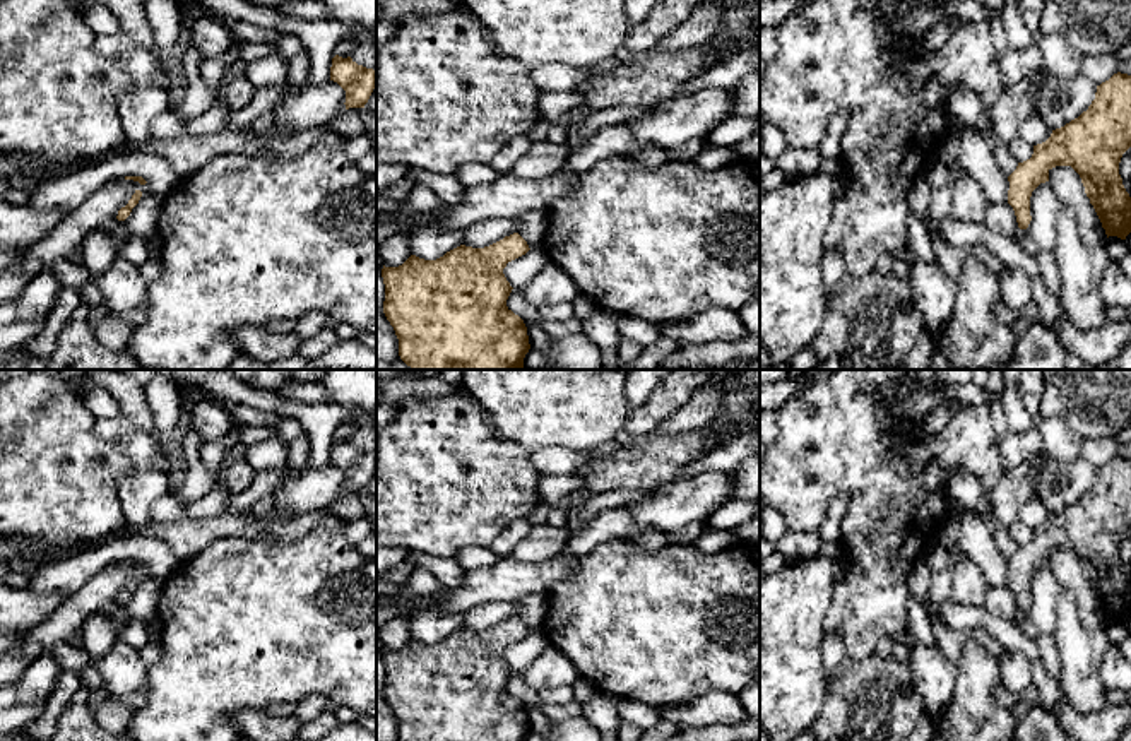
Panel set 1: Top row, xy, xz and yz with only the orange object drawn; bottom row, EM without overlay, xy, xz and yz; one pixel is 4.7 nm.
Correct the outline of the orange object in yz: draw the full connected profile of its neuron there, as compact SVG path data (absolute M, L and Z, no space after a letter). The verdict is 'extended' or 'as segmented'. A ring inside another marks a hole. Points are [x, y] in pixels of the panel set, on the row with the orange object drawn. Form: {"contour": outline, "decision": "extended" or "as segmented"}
{"contour": "M1114 74L1097 86L1095 99L1078 118L1033 145L1030 159L1008 176L1008 204L1020 229L1027 229L1032 192L1049 181L1056 166L1071 166L1081 178L1107 238L1131 233L1131 197L1122 185L1119 163L1131 147L1131 75Z", "decision": "as segmented"}

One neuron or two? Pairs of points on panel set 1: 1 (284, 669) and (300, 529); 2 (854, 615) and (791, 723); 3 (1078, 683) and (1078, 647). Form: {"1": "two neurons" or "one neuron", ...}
{"1": "two neurons", "2": "two neurons", "3": "one neuron"}

